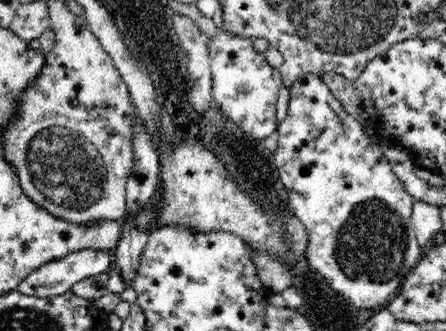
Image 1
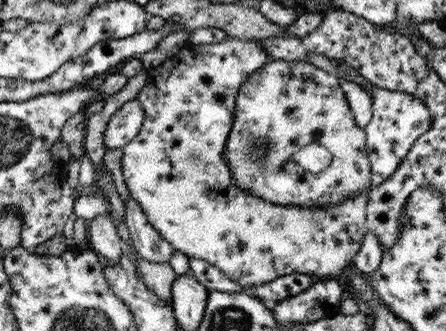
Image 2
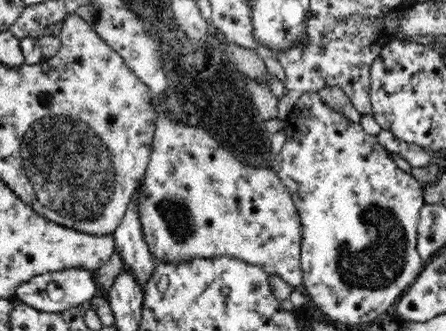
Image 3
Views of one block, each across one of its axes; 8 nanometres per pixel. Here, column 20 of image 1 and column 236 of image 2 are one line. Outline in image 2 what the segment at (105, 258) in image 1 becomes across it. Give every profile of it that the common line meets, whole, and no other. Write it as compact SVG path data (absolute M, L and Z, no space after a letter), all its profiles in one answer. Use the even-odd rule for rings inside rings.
M191 258L189 260L189 270L191 270L191 276L195 276L195 280L199 280L209 292L217 290L217 292L227 292L227 294L249 294L249 296L255 296L255 300L259 300L267 306L279 304L281 300L287 300L287 298L295 298L297 294L303 294L303 290L311 288L311 284L313 284L311 276L289 274L289 276L277 278L275 282L269 282L265 286L243 290L243 286L235 284L219 268L215 268L215 266L211 266L203 260Z

